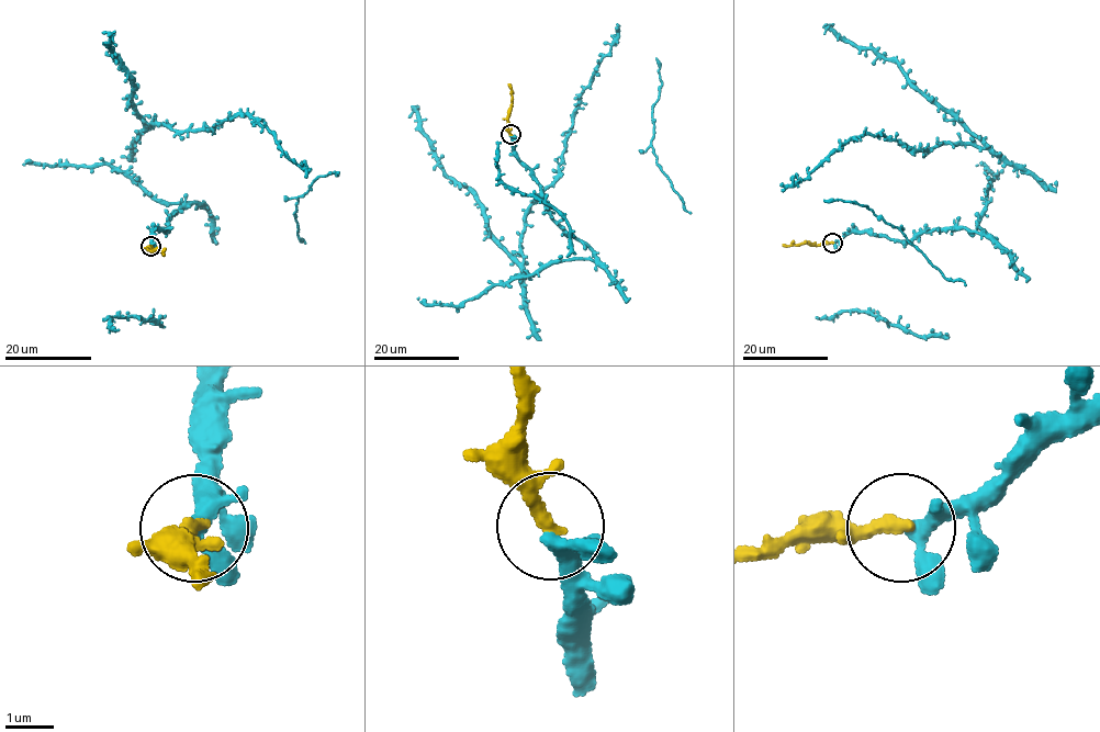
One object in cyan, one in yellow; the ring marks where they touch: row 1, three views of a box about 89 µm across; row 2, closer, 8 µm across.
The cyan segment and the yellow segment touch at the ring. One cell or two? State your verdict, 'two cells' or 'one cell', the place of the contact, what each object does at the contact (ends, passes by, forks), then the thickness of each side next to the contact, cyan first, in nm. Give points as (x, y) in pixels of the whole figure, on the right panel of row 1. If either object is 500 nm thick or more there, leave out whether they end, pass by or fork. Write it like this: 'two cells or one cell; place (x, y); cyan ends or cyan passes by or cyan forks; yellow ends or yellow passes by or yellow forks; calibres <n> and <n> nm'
one cell; place (832, 243); cyan forks; yellow ends; calibres 240 and 320 nm

